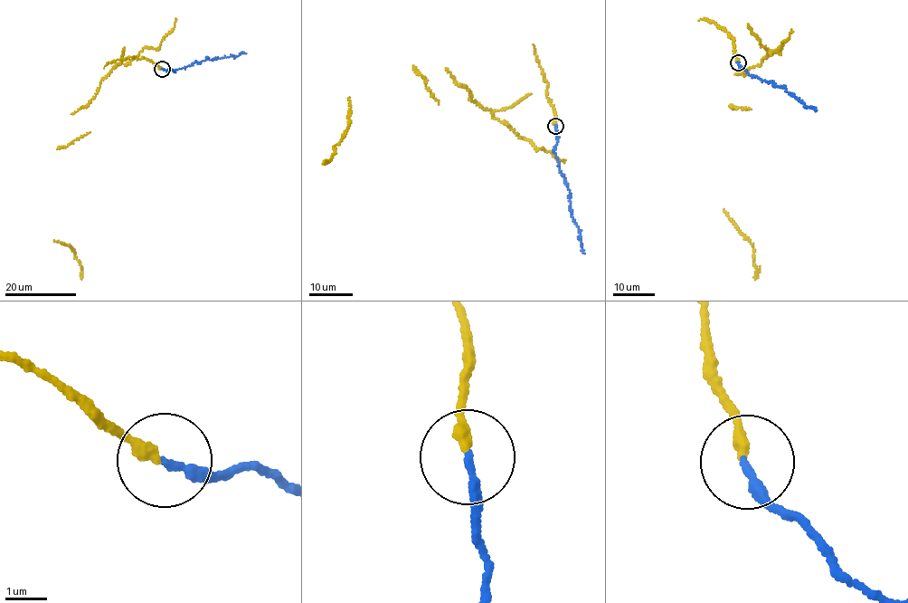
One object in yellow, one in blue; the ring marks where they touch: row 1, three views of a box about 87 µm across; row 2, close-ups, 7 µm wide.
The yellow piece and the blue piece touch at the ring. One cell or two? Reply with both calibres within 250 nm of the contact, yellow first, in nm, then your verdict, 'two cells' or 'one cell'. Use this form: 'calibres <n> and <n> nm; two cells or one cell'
calibres 260 and 200 nm; one cell

